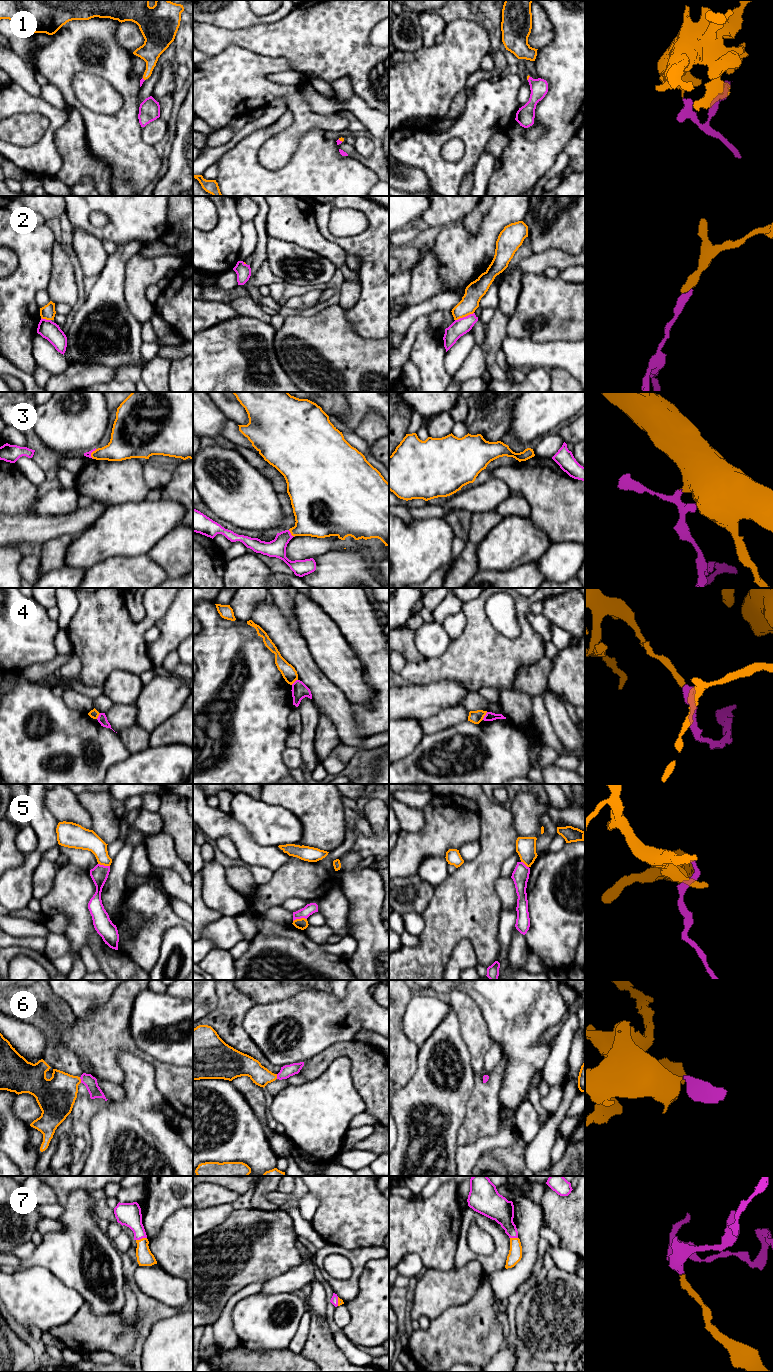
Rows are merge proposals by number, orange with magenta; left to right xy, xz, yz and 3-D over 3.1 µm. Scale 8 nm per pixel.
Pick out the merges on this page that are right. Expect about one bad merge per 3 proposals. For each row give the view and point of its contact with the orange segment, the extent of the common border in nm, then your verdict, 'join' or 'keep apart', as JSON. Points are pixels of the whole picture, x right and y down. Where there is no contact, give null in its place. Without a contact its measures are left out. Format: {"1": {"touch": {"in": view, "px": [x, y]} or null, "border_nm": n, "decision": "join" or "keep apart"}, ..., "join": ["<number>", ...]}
{"1": {"touch": {"in": "xz", "px": [340, 140]}, "border_nm": 40, "decision": "join"}, "2": {"touch": {"in": "yz", "px": [464, 316]}, "border_nm": 170, "decision": "keep apart"}, "3": {"touch": {"in": "xz", "px": [291, 534]}, "border_nm": 80, "decision": "join"}, "4": {"touch": {"in": "yz", "px": [484, 715]}, "border_nm": 80, "decision": "keep apart"}, "5": {"touch": {"in": "xz", "px": [299, 919]}, "border_nm": 110, "decision": "keep apart"}, "6": {"touch": {"in": "xy", "px": [80, 1080]}, "border_nm": 50, "decision": "join"}, "7": {"touch": {"in": "xy", "px": [142, 1238]}, "border_nm": 90, "decision": "join"}, "join": ["1", "3", "6", "7"]}

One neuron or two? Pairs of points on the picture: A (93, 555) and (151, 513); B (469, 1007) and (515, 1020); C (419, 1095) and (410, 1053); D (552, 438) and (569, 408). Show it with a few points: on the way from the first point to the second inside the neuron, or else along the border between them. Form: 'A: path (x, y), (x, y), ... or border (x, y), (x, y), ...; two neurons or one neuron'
A: path (107, 541), (117, 532), (137, 527); one neuron
B: border (465, 993), (478, 1006), (489, 1032); two neurons
C: border (419, 1050), (415, 1073), (405, 1085), (399, 1087); two neurons
D: border (556, 430), (546, 433), (541, 437); two neurons

